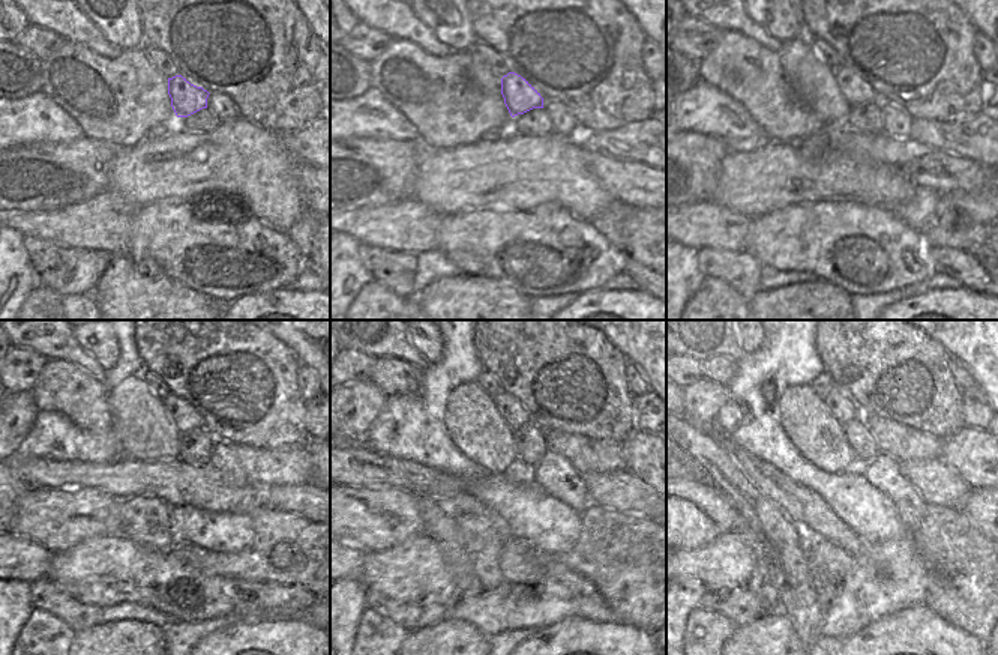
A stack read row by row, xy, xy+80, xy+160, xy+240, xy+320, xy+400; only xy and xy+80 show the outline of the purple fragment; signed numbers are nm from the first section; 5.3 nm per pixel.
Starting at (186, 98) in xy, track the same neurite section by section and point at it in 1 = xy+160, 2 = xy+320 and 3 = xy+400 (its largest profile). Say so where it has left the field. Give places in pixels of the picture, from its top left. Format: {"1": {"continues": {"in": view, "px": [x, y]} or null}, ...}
{"1": {"continues": {"in": "xy+160", "px": [856, 90]}}, "2": {"continues": {"in": "xy+320", "px": [514, 413]}}, "3": {"continues": {"in": "xy+400", "px": [839, 404]}}}

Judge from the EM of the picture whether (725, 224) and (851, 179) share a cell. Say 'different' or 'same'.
different

